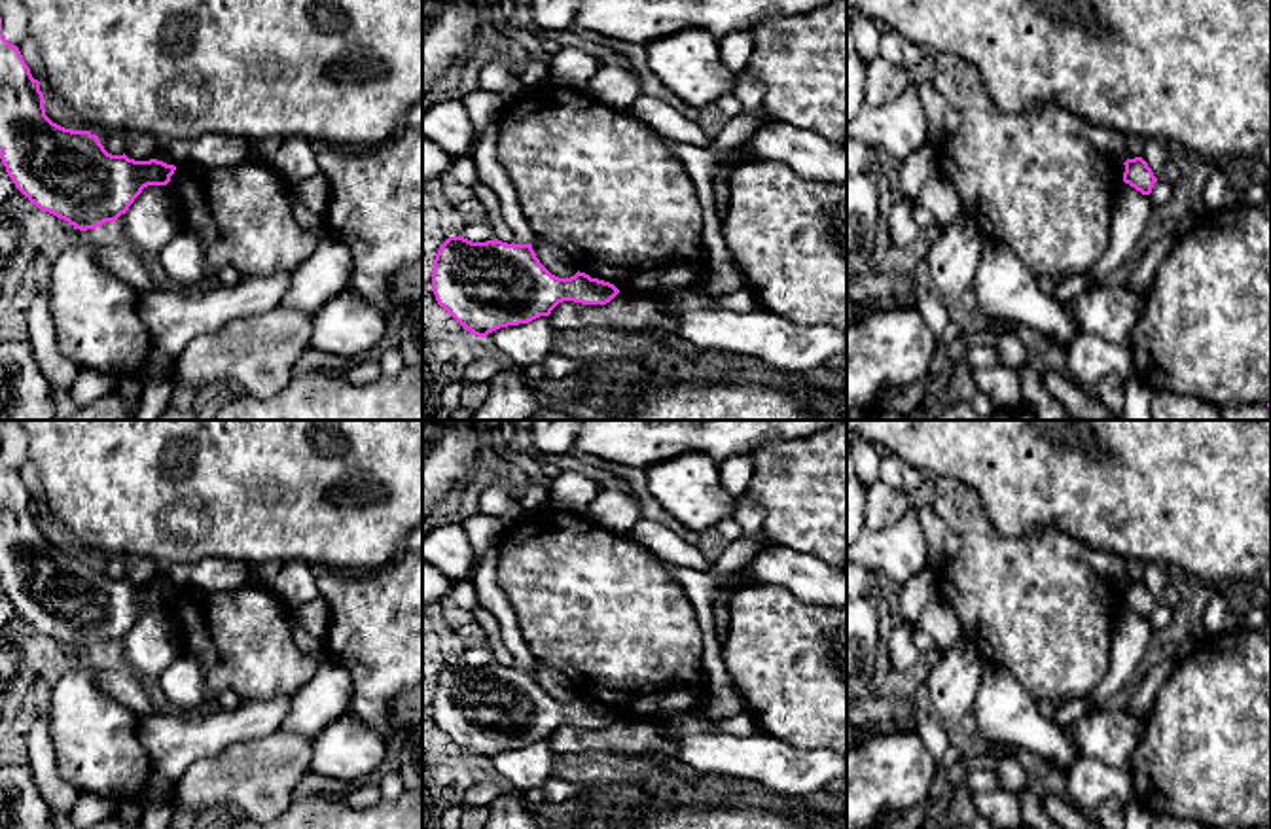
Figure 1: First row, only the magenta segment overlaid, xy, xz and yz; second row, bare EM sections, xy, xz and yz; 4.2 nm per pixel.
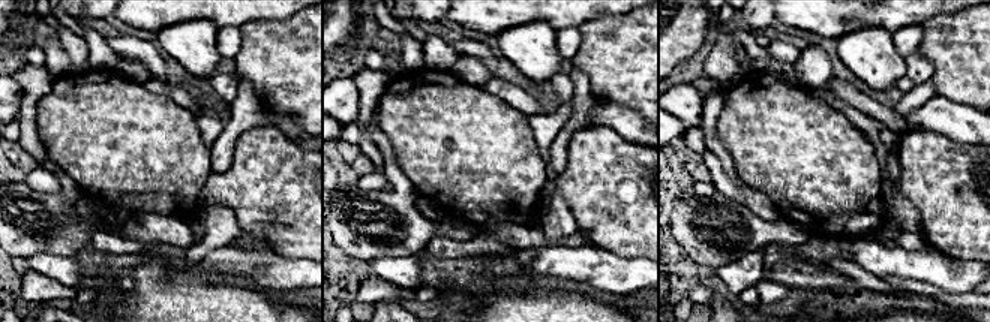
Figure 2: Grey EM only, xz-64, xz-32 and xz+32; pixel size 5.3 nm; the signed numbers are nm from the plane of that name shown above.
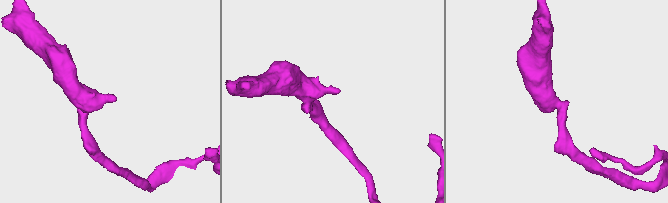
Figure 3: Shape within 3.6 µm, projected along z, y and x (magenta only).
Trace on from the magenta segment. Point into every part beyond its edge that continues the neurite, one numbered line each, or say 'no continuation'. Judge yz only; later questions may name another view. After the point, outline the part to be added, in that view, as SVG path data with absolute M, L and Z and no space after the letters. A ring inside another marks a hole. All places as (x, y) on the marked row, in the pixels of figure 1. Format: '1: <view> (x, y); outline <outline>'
no continuation

